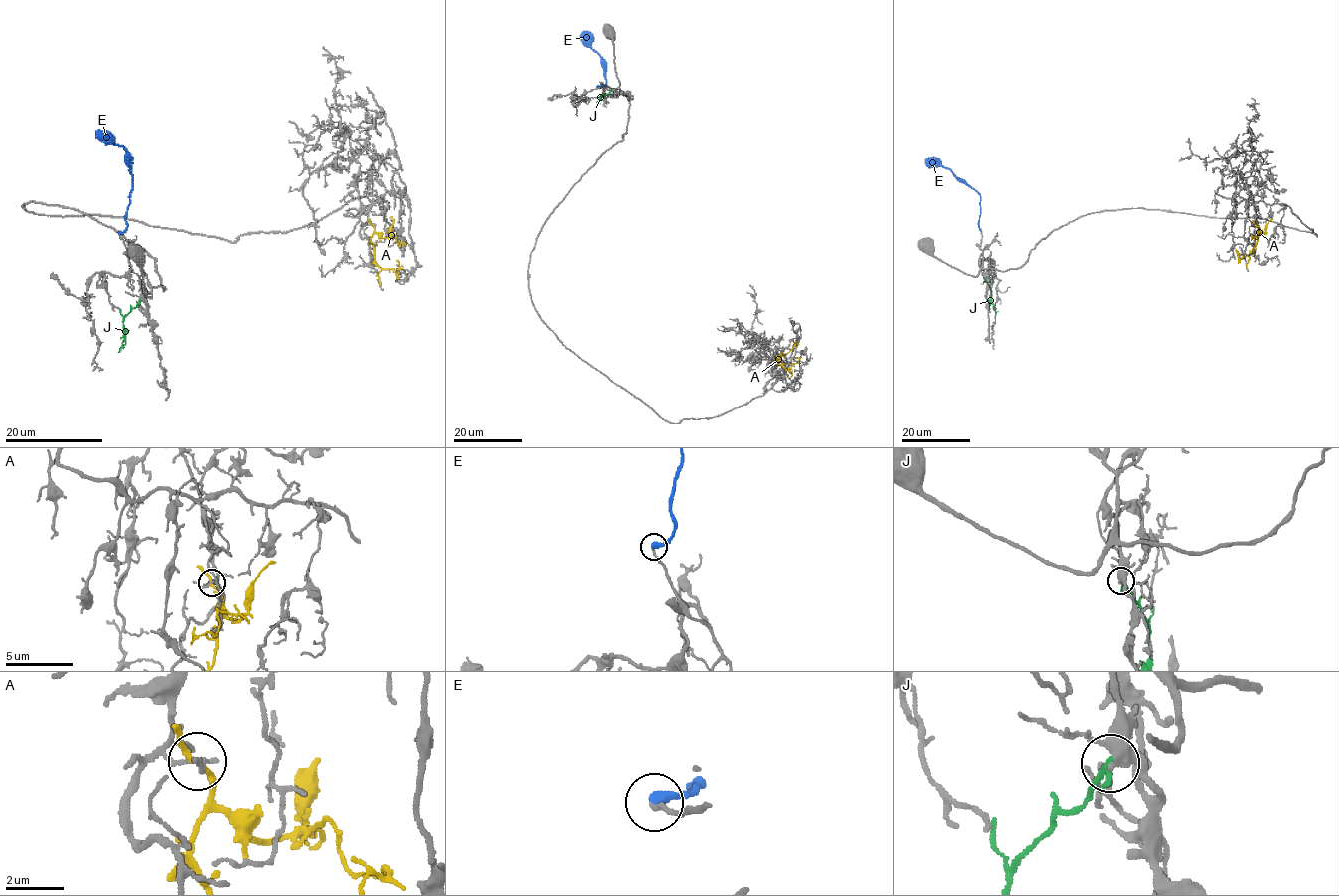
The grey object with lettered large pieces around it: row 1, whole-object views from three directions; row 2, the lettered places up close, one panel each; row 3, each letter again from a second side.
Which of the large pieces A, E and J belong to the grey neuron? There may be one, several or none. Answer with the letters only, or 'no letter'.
no letter

